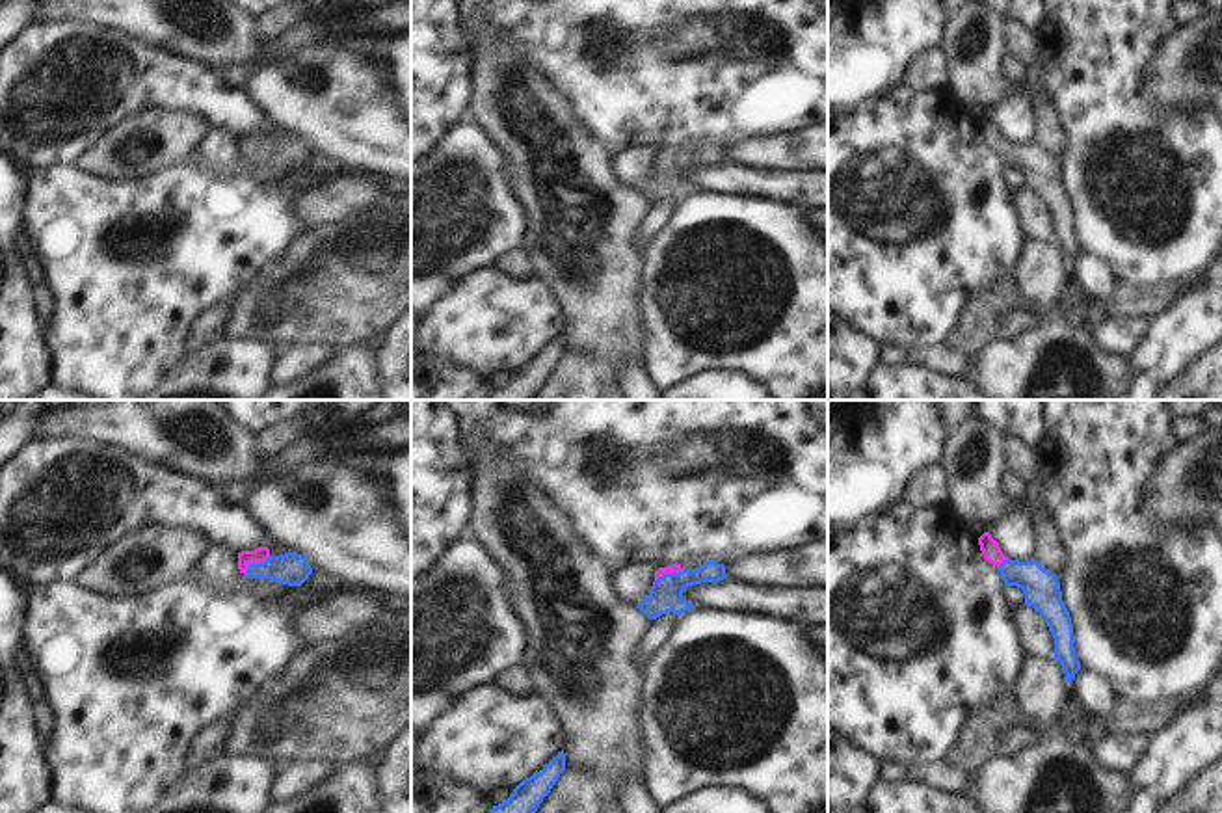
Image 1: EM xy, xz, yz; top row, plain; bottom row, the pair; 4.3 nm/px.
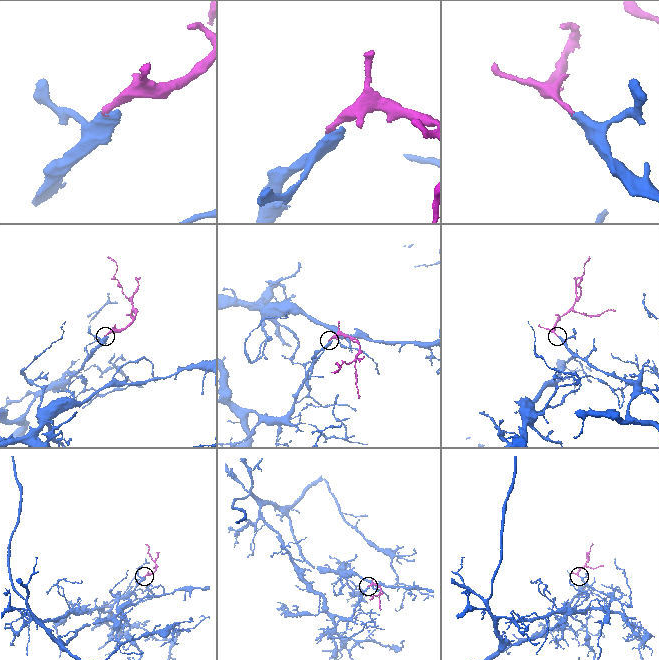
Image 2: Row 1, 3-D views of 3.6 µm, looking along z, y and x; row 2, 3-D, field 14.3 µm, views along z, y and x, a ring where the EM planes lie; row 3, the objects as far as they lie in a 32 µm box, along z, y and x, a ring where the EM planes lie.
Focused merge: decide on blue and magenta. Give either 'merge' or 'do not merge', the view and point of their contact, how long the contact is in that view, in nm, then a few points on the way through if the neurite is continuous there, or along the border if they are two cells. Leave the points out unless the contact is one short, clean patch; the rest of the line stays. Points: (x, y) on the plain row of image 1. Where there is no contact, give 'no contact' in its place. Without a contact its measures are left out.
merge; contact xy (255, 147); length 130 nm; way xy (291, 151), (255, 147), (259, 138)

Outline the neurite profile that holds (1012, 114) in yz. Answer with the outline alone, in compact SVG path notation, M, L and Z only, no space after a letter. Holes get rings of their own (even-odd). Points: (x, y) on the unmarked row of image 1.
M1016 89L1004 95L986 115L1010 143L1027 145L1034 141L1032 102L1027 93Z

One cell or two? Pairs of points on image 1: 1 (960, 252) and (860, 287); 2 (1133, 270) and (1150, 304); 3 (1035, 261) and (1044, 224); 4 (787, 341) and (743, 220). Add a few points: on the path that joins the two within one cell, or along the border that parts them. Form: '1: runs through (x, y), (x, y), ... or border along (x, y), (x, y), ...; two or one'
1: runs through (936, 266), (884, 268); one
2: border along (1185, 279), (1152, 287), (1126, 287), (1118, 283); two
3: border along (1027, 239), (1053, 242); two
4: runs through (796, 307), (796, 287), (787, 255), (776, 244); one

